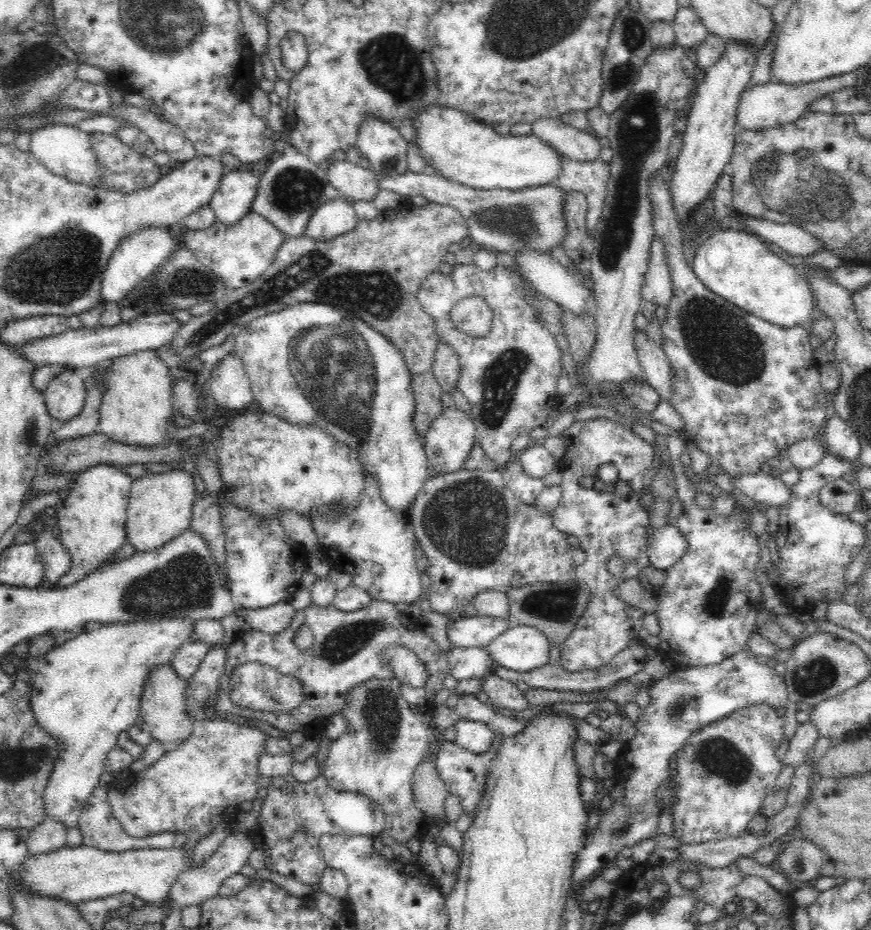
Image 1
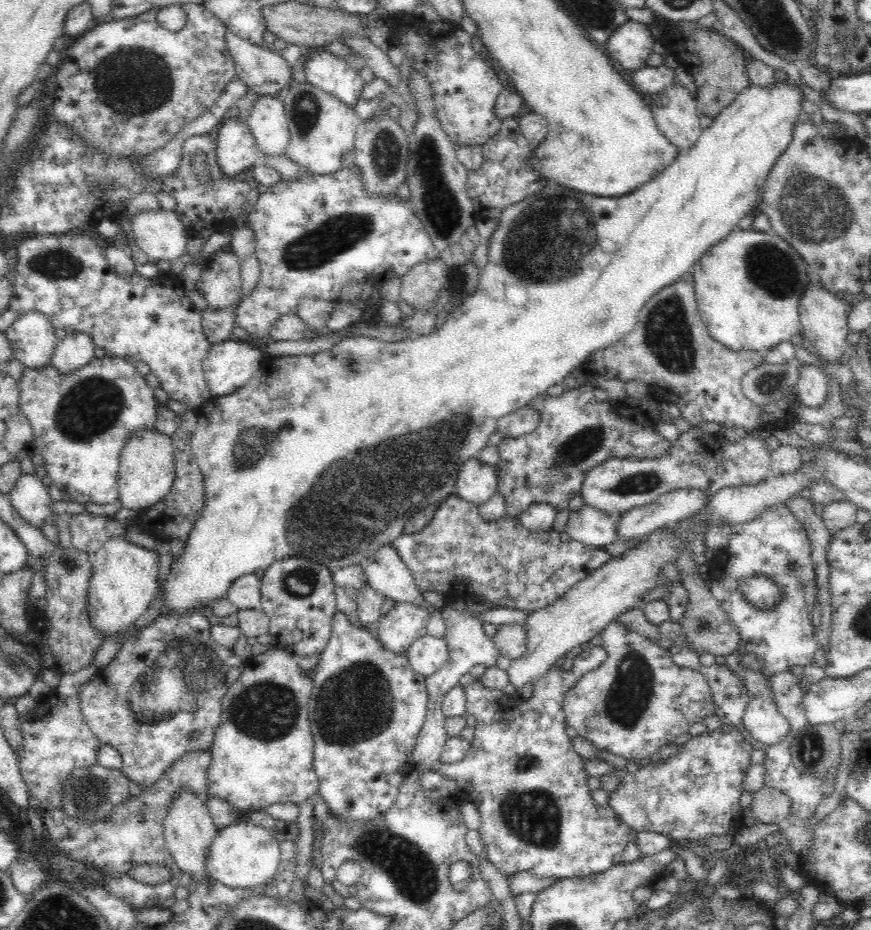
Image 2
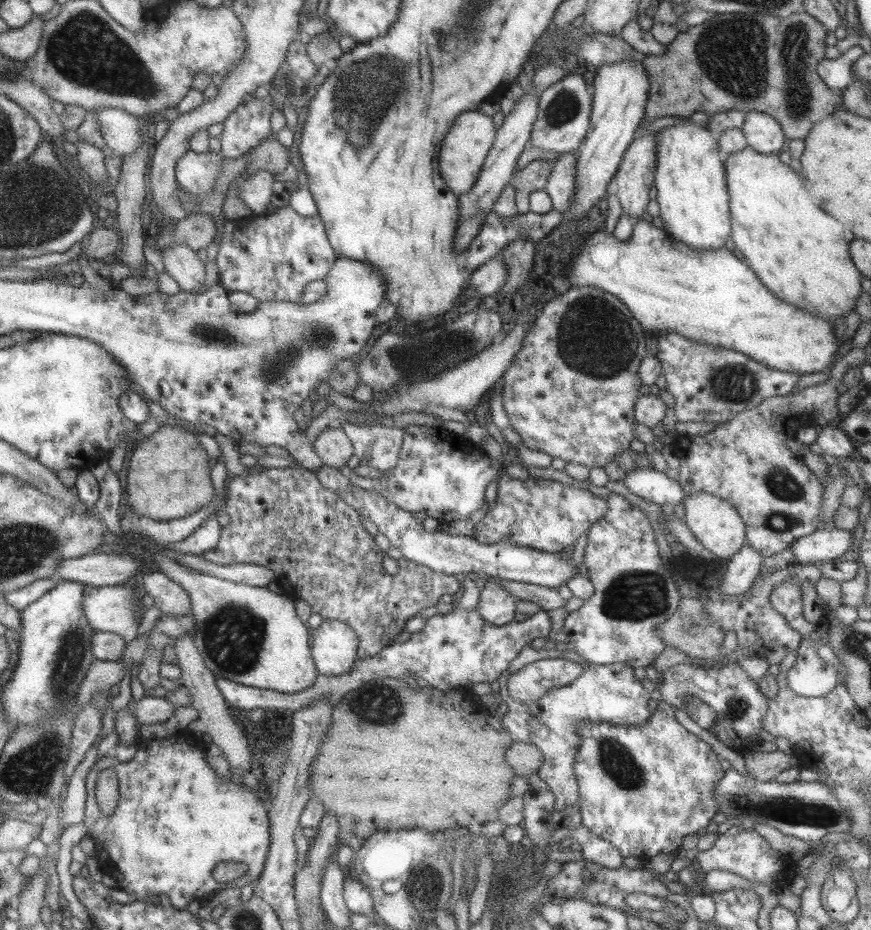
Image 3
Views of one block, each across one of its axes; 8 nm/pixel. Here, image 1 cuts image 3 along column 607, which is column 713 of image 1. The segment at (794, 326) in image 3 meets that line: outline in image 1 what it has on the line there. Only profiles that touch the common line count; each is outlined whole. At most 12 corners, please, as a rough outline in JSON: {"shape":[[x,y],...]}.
{"shape":[[721,228],[696,248],[710,291],[770,324],[817,315],[798,268]]}

